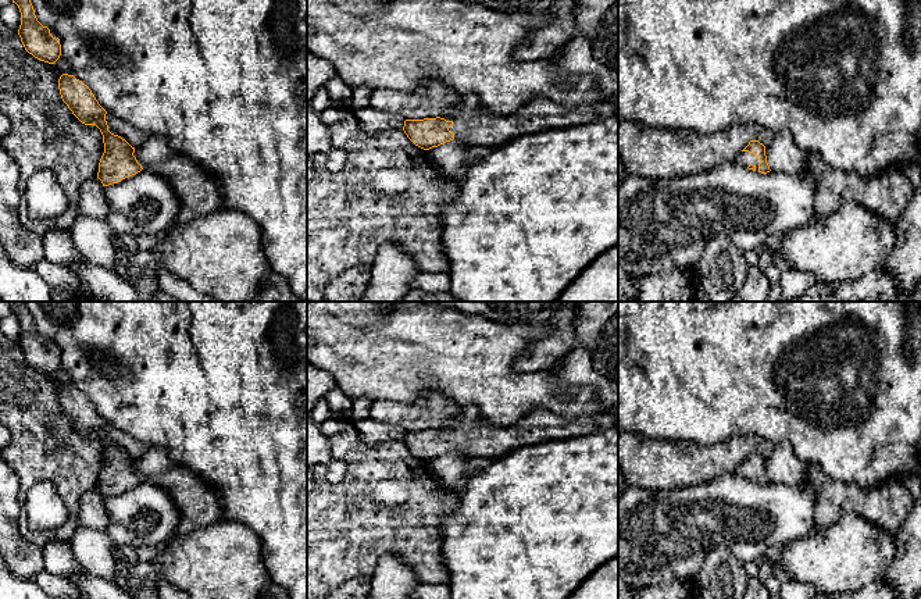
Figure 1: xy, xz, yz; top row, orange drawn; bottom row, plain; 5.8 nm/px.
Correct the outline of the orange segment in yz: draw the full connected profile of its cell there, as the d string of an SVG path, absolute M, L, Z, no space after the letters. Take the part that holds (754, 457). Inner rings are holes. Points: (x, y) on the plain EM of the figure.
M750 452L739 466L736 473L747 478L749 481L758 482L761 485L771 482L767 474L765 457L758 452Z

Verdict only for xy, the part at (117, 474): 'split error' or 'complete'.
complete

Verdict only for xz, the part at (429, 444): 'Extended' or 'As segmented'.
Extended

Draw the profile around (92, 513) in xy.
M97 488L86 491L79 499L78 525L106 531L110 521Z

